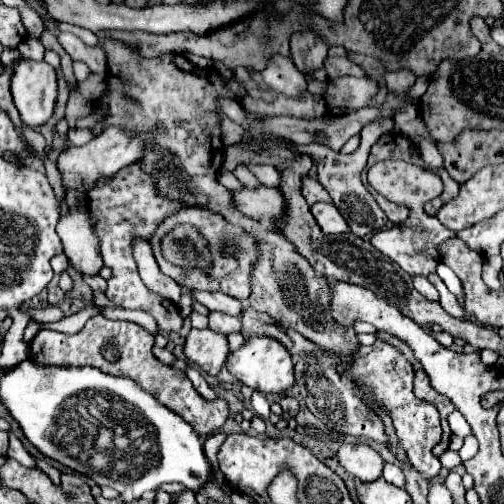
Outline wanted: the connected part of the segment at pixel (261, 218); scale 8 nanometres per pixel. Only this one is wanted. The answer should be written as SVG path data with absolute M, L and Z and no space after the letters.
M260 184L256 188L242 186L238 190L232 190L232 200L242 214L258 222L274 222L284 210L282 192L266 184Z

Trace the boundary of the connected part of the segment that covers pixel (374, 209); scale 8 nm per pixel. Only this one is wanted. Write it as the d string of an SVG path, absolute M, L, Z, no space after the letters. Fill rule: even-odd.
M380 118L380 120L372 120L370 124L364 126L362 130L362 142L358 146L356 152L352 154L340 154L340 152L334 152L322 144L308 144L308 146L298 146L300 152L312 156L316 162L318 162L318 178L320 178L320 184L326 188L326 192L332 196L332 202L336 204L336 208L340 210L340 214L344 216L348 228L358 236L358 238L364 238L380 228L386 226L386 214L380 210L380 206L376 204L376 200L370 196L370 192L364 188L362 180L360 180L360 174L368 162L368 152L370 152L370 146L386 132L390 132L394 128L394 122L390 118Z

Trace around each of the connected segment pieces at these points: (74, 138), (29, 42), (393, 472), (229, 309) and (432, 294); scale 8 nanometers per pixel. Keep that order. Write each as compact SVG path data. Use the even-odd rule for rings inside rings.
M72 128L72 130L68 130L68 138L70 138L72 146L82 146L90 138L94 138L94 134L90 132L90 128Z
M27 37L18 46L21 54L25 58L33 59L36 61L43 60L45 47L38 39Z
M386 464L384 470L382 470L382 478L384 478L386 482L398 486L398 488L404 486L404 472L402 472L402 468L396 466L396 464Z
M194 290L192 296L194 296L194 300L202 302L208 310L226 312L226 314L232 314L232 316L240 316L240 312L242 312L242 304L240 304L236 298L232 298L232 296L224 294L224 292L204 292L204 290Z
M414 276L414 278L412 278L412 284L414 284L414 288L416 288L422 296L426 296L428 300L438 300L438 290L436 290L424 276Z

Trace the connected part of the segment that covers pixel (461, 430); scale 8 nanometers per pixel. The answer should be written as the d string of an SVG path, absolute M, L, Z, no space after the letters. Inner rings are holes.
M454 410L454 412L448 416L448 422L450 422L450 428L452 428L452 432L454 432L456 436L466 438L466 436L470 436L470 434L472 434L470 424L466 422L466 418L464 418L458 410Z

